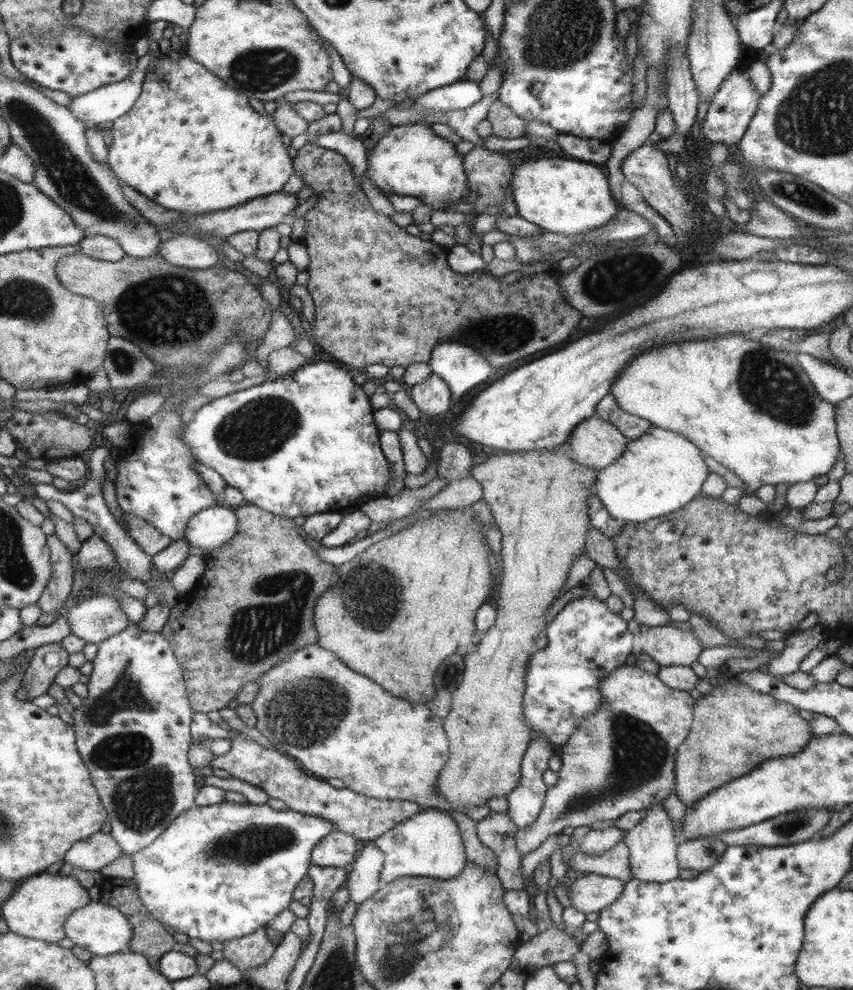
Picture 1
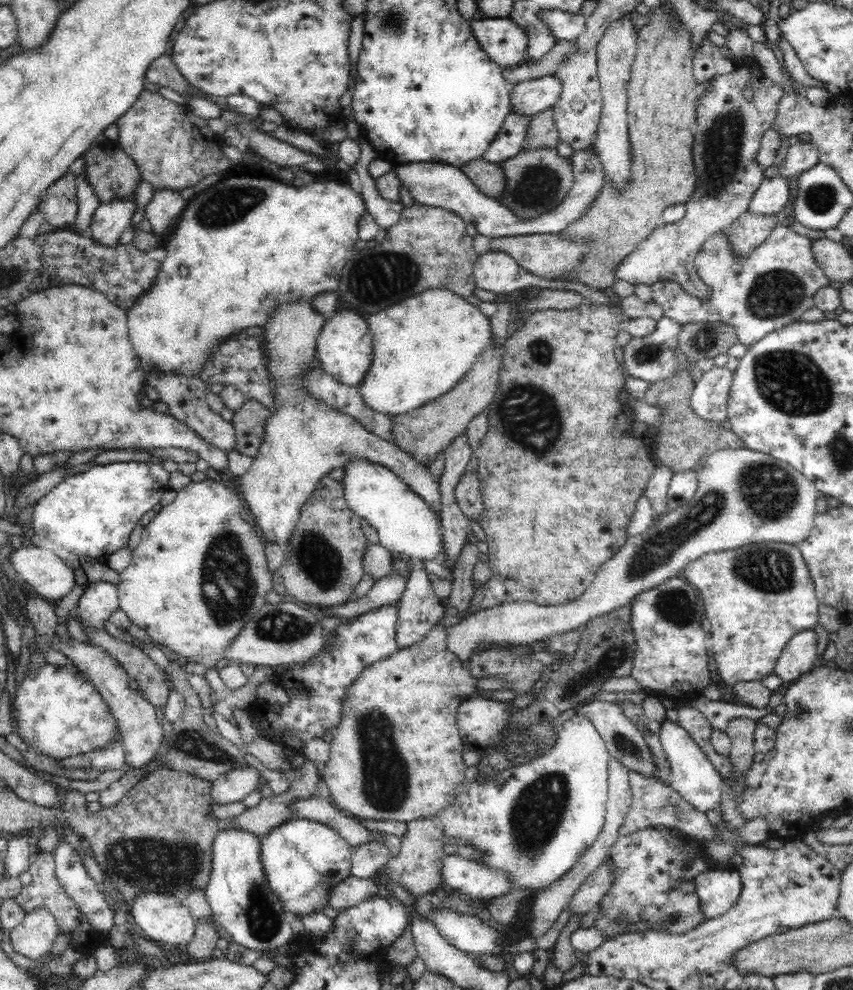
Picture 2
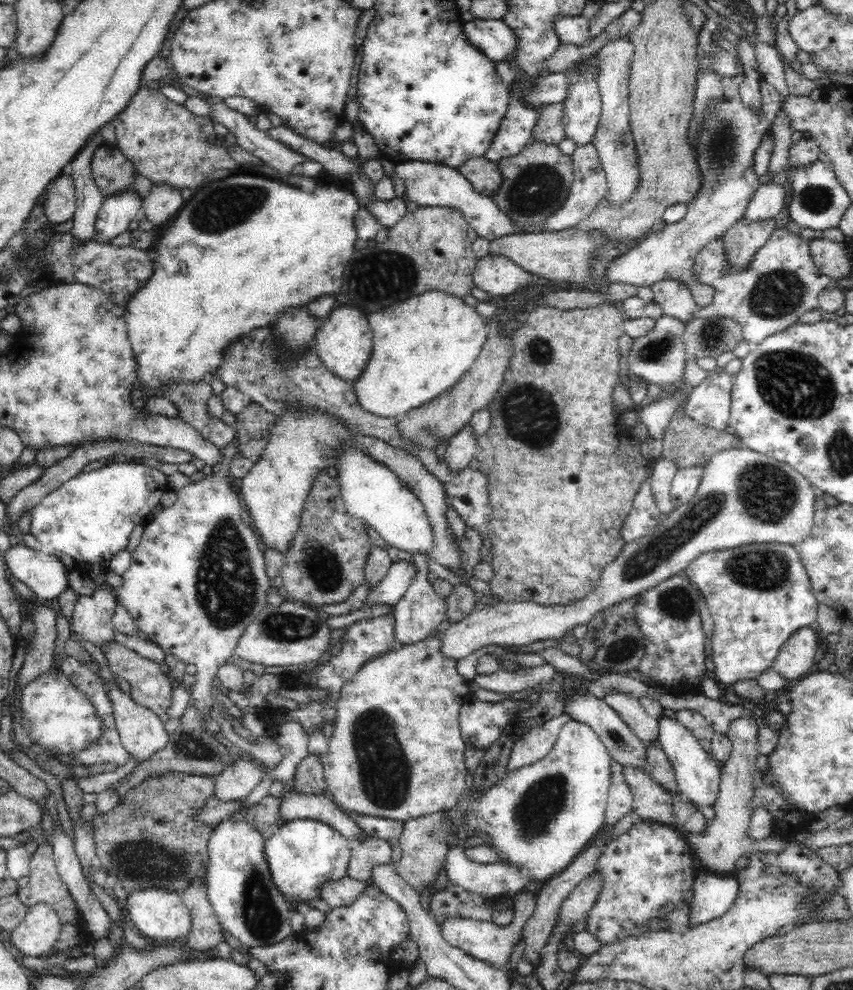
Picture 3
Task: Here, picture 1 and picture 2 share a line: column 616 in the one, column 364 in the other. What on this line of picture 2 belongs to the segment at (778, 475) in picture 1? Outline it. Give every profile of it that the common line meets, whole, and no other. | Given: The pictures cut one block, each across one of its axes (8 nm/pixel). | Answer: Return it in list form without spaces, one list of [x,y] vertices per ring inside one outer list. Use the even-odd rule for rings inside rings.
[[[426,290],[400,304],[394,304],[370,316],[368,328],[374,336],[374,360],[358,388],[364,404],[386,416],[400,416],[418,410],[450,392],[466,376],[466,372],[470,372],[482,350],[494,342],[490,318],[486,318],[478,306],[448,290]]]

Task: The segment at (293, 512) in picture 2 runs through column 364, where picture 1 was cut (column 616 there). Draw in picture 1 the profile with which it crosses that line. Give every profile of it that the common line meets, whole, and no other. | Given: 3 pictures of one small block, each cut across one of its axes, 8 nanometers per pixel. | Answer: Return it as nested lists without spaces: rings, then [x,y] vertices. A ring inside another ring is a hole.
[[[595,414],[577,424],[567,442],[571,460],[595,470],[613,466],[629,444],[629,440],[611,422],[601,420]]]

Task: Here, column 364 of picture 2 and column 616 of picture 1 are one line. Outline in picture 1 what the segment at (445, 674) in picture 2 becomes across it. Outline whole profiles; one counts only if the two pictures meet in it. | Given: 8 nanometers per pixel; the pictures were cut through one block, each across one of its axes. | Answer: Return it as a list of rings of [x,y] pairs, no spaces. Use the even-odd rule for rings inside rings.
[[[619,666],[615,672],[603,676],[599,682],[601,704],[597,712],[585,716],[575,724],[575,730],[565,740],[565,744],[557,750],[561,760],[561,770],[557,772],[557,782],[553,788],[547,788],[545,802],[539,818],[533,826],[525,830],[517,830],[515,848],[523,856],[537,850],[543,840],[549,836],[557,836],[563,828],[583,828],[601,820],[619,820],[627,812],[643,812],[655,806],[657,802],[669,796],[675,788],[675,756],[679,744],[685,742],[693,724],[693,706],[689,692],[671,690],[657,680],[657,674],[651,674],[637,666]]]

